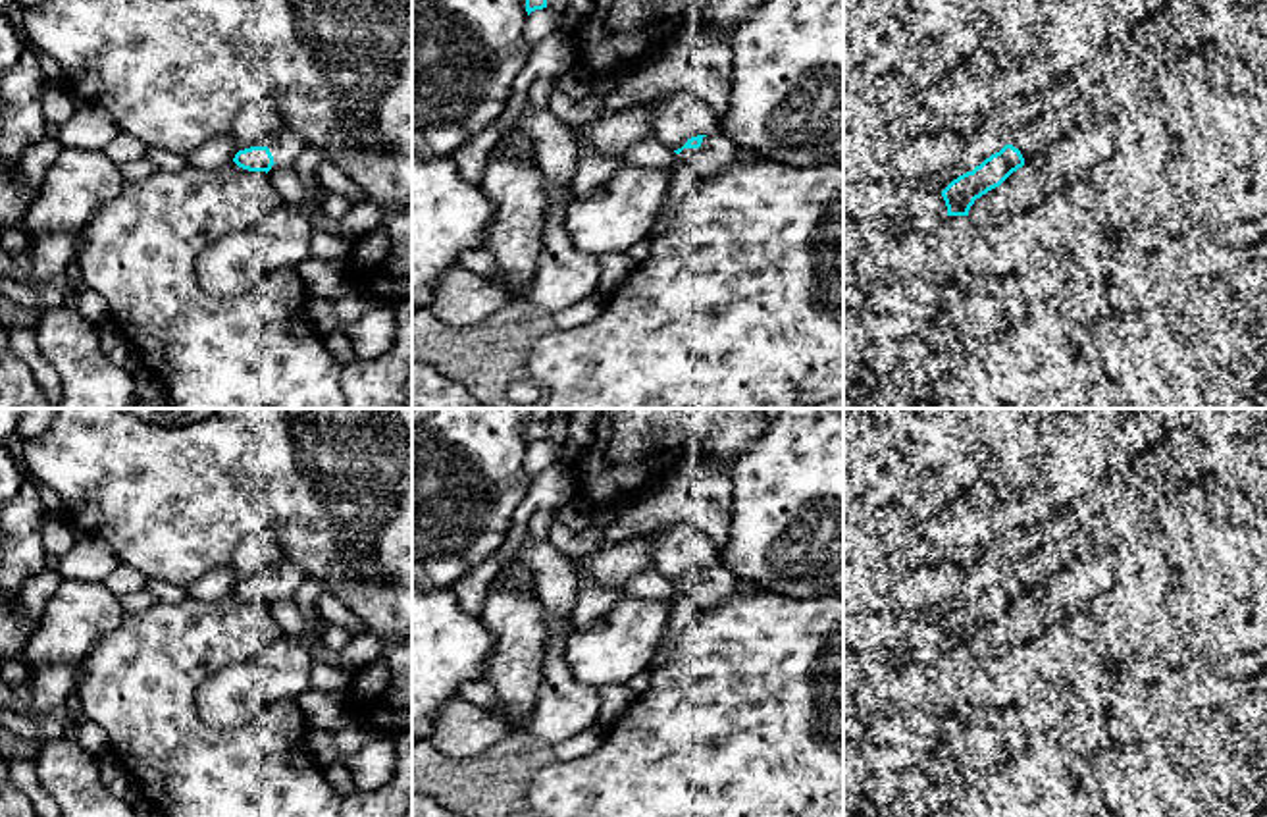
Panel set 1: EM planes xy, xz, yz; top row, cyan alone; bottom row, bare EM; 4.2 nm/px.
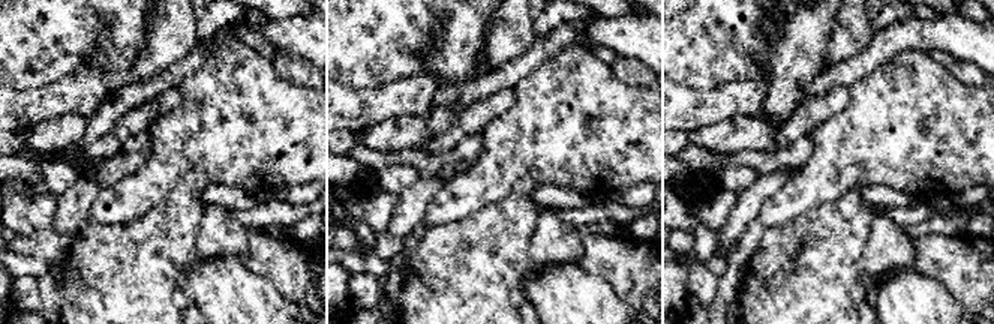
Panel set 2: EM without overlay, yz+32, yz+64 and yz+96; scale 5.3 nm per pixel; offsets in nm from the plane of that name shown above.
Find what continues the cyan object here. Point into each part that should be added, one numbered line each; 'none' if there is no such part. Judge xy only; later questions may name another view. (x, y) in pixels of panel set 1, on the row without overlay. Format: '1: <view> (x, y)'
1: xy (285, 579)

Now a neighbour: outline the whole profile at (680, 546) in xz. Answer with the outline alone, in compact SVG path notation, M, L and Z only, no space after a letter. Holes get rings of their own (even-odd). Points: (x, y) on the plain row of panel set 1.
M672 522L657 530L655 568L672 582L682 580L691 568L718 561L718 547L693 522Z

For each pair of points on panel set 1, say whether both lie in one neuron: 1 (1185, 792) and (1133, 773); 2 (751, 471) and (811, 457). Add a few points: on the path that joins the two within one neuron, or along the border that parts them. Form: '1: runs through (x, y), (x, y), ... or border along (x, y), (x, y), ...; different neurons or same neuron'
1: runs through (1171, 792), (1152, 792), (1146, 787); same neuron
2: runs through (767, 471), (796, 471); same neuron

